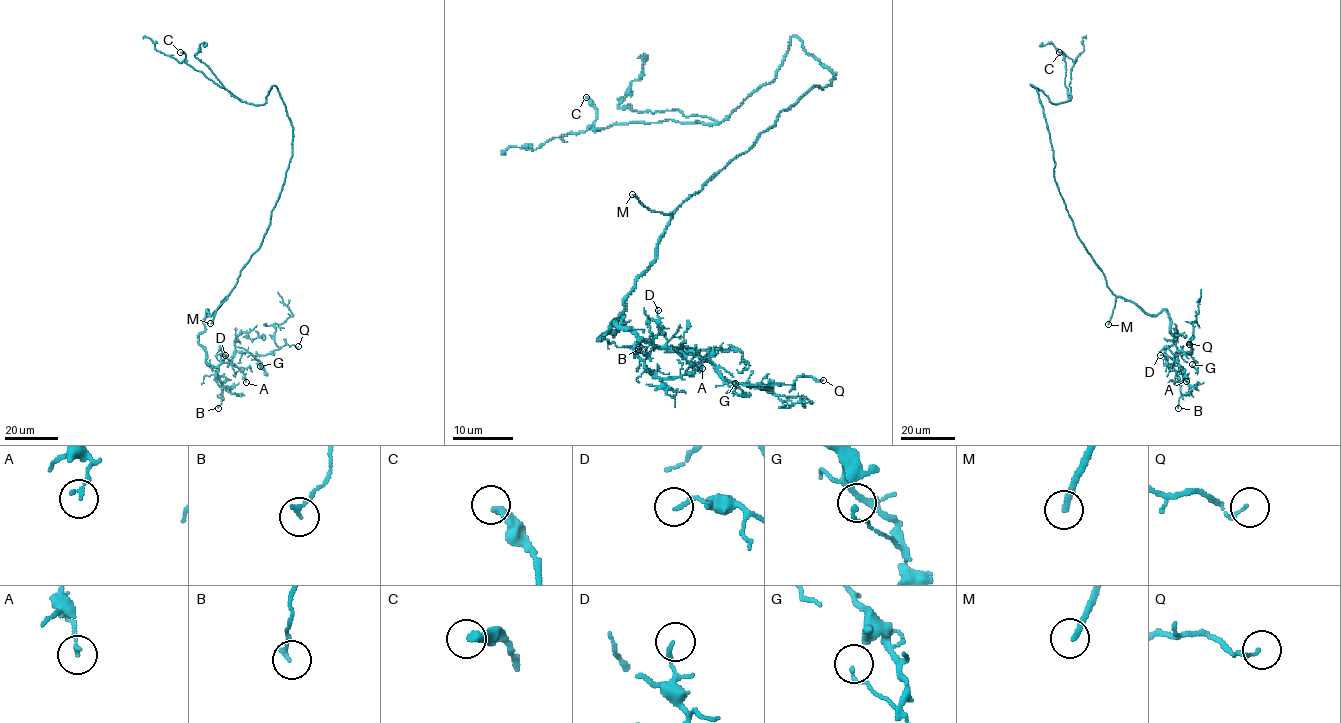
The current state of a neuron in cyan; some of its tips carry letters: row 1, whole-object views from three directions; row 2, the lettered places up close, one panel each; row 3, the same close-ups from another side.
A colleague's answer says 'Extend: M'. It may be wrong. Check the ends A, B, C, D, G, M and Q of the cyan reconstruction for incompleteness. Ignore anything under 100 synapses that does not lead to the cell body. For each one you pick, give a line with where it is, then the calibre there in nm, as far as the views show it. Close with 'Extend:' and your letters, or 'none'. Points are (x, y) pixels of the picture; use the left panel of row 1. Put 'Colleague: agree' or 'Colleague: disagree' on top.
Colleague: agree
M: at (210, 323); 240 nm thick
Extend: M

